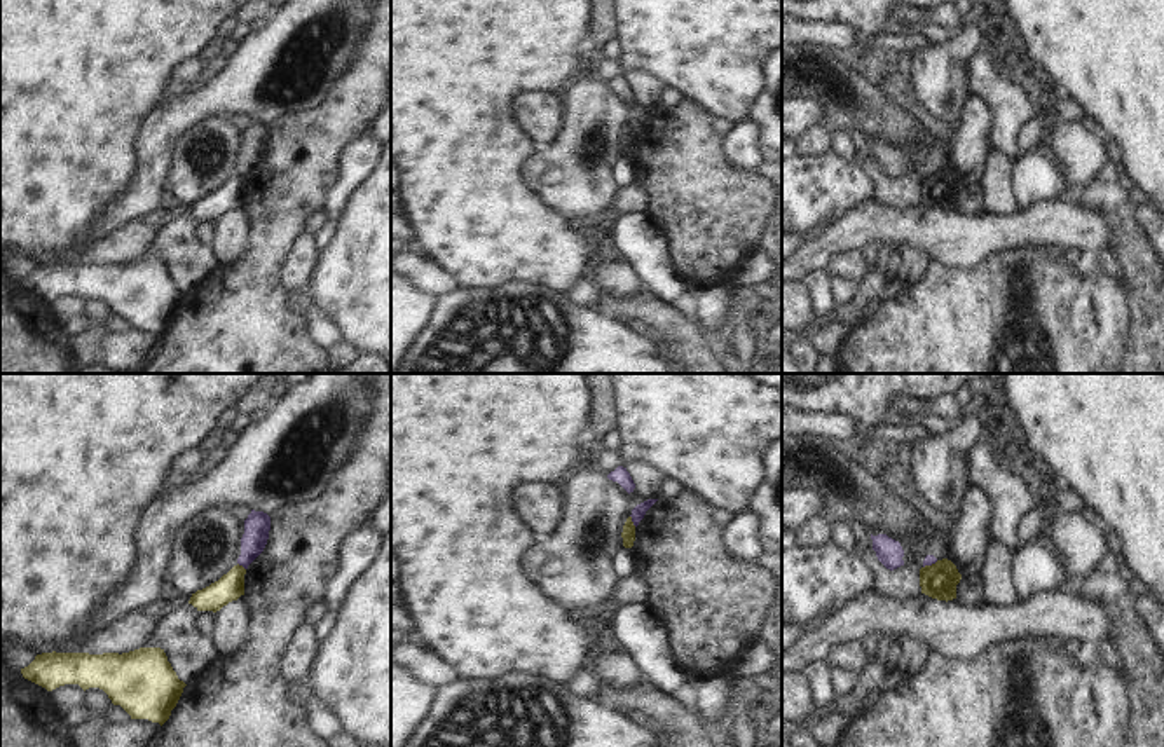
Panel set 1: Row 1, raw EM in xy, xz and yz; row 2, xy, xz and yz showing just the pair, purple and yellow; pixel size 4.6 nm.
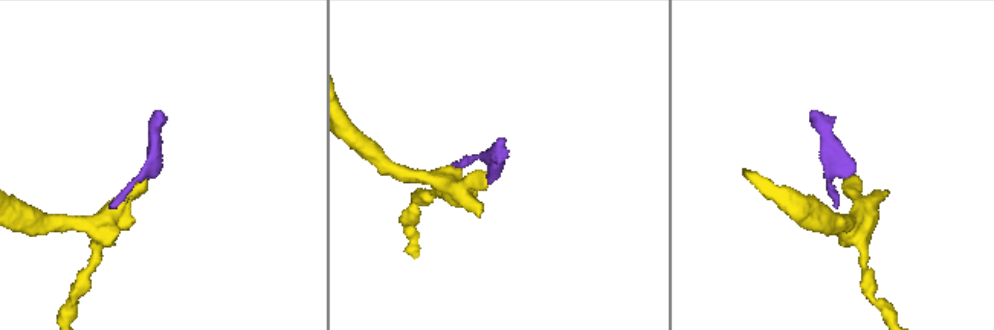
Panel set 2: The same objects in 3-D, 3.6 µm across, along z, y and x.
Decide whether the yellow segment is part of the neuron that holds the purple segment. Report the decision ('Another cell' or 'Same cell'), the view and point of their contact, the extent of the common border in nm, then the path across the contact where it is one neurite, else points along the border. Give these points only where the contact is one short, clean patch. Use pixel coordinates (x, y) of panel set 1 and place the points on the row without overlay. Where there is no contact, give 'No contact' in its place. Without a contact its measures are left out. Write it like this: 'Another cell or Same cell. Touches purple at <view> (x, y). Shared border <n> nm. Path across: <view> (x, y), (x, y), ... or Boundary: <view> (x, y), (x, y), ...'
Another cell. Touches purple at xz (632, 130). Shared border 60 nm. Boundary: xz (630, 124), (636, 135).

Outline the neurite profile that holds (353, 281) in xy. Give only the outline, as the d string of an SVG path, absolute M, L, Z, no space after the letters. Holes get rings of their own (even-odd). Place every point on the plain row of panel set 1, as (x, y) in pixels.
M391 141L373 173L349 199L307 293L359 353L382 353L391 360Z

